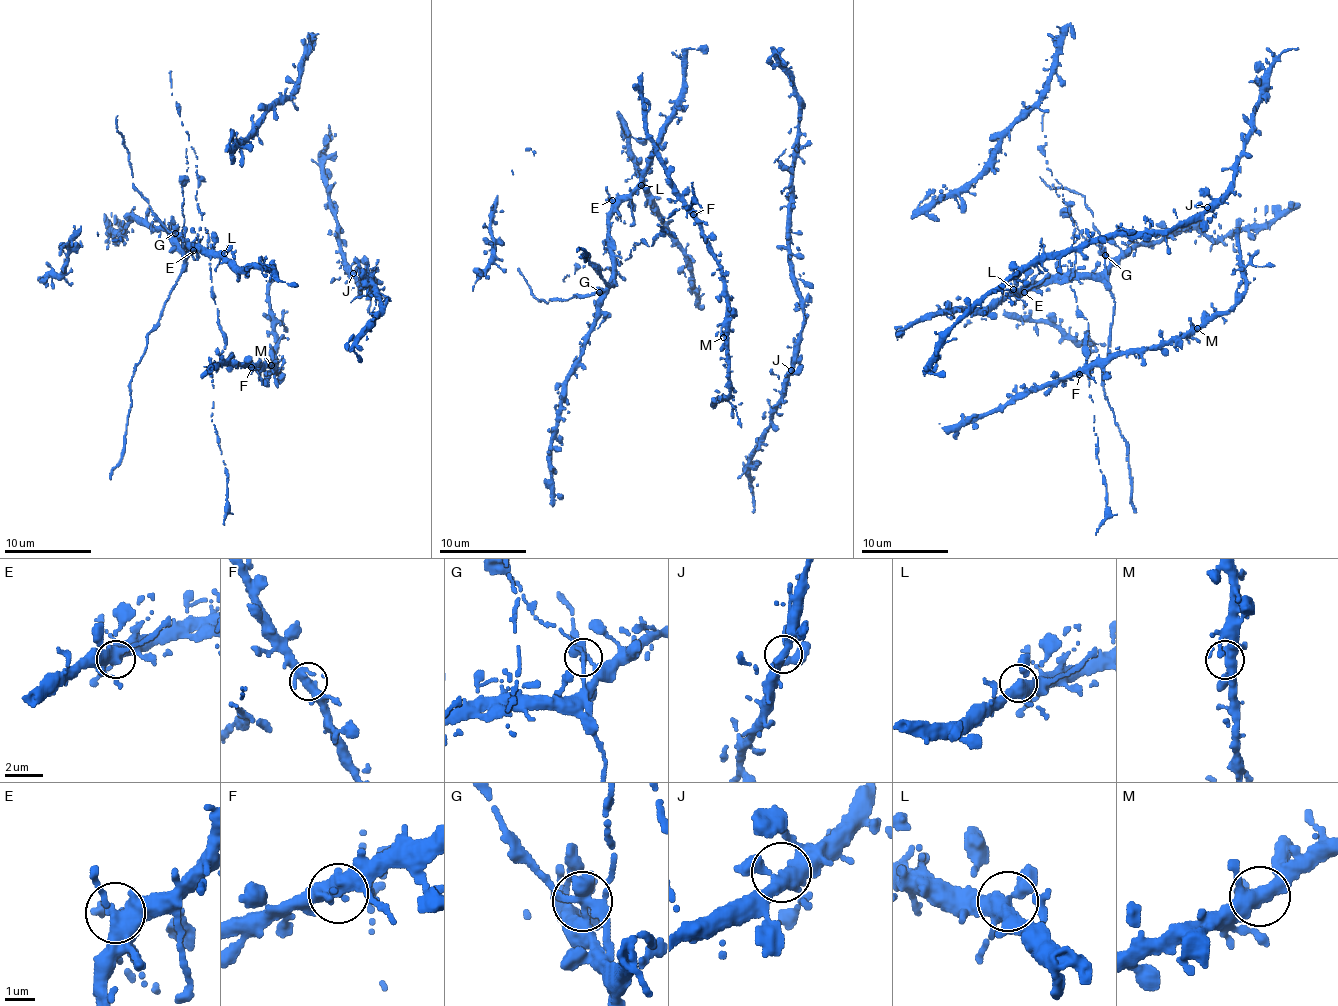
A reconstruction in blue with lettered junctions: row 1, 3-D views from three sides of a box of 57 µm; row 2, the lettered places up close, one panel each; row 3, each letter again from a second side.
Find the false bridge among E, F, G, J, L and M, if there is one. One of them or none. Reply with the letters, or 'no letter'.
G

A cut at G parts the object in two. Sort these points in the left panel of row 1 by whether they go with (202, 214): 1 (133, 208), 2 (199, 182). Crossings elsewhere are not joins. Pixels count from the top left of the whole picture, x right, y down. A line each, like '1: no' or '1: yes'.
1: yes
2: yes

